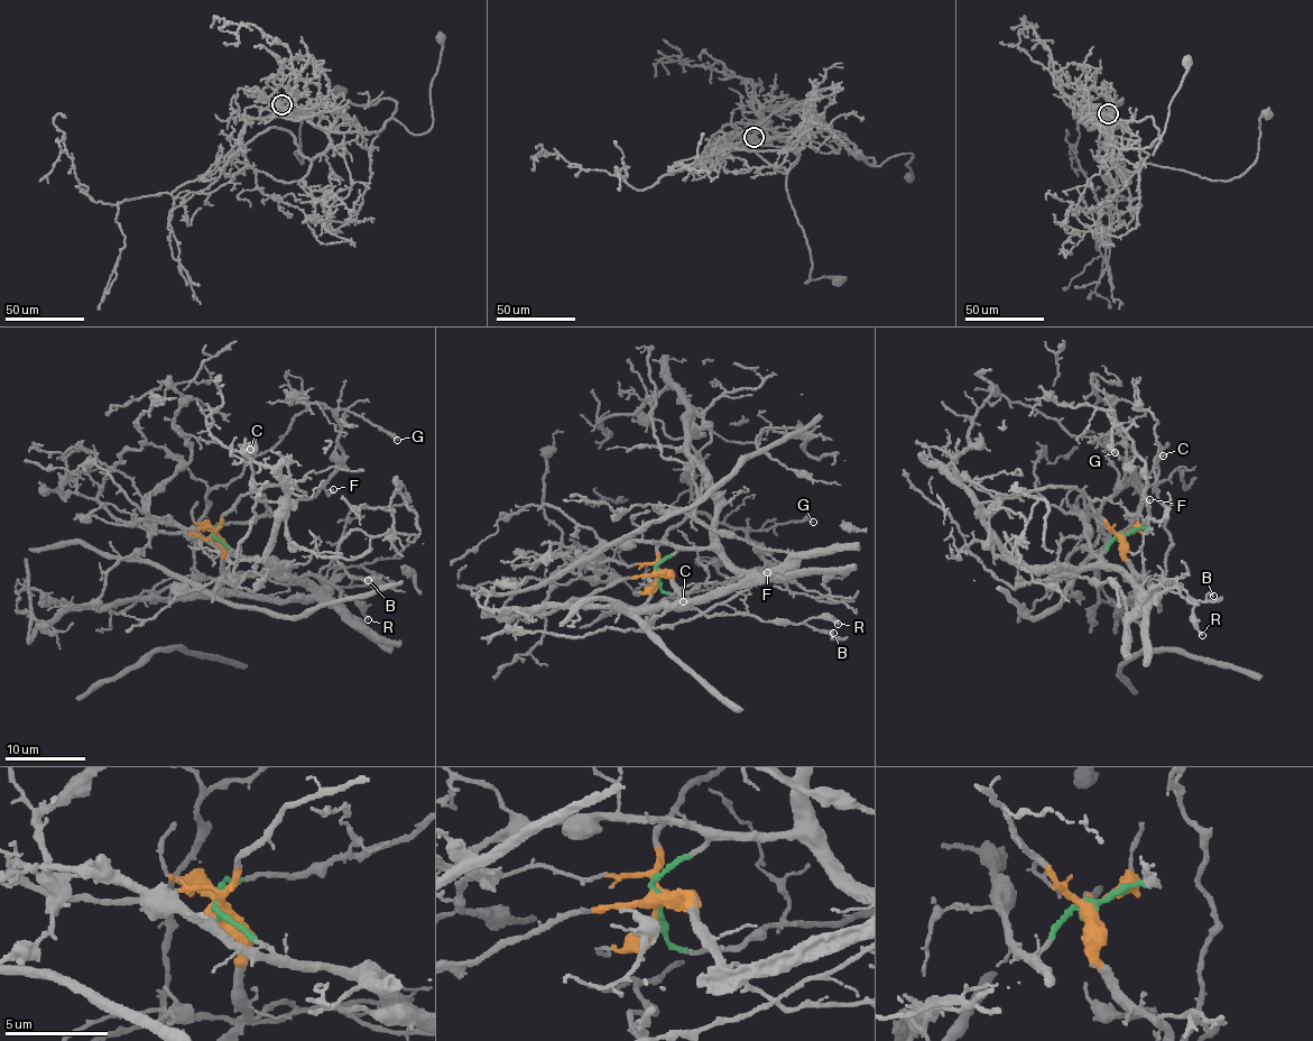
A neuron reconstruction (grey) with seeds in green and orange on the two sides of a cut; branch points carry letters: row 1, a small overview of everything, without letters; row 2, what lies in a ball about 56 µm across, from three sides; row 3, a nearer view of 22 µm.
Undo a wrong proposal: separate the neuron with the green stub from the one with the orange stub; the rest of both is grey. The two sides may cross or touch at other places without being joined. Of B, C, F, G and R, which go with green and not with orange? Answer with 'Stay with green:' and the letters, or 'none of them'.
Stay with green: F, G

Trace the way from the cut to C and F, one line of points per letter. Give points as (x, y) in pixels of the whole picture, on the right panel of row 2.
C: (1124, 535), (1126, 560), (1156, 595), (1172, 534), (1154, 486), (1157, 461), (1164, 454)
F: (1124, 535), (1149, 527), (1144, 519), (1149, 515), (1146, 497), (1149, 499)

